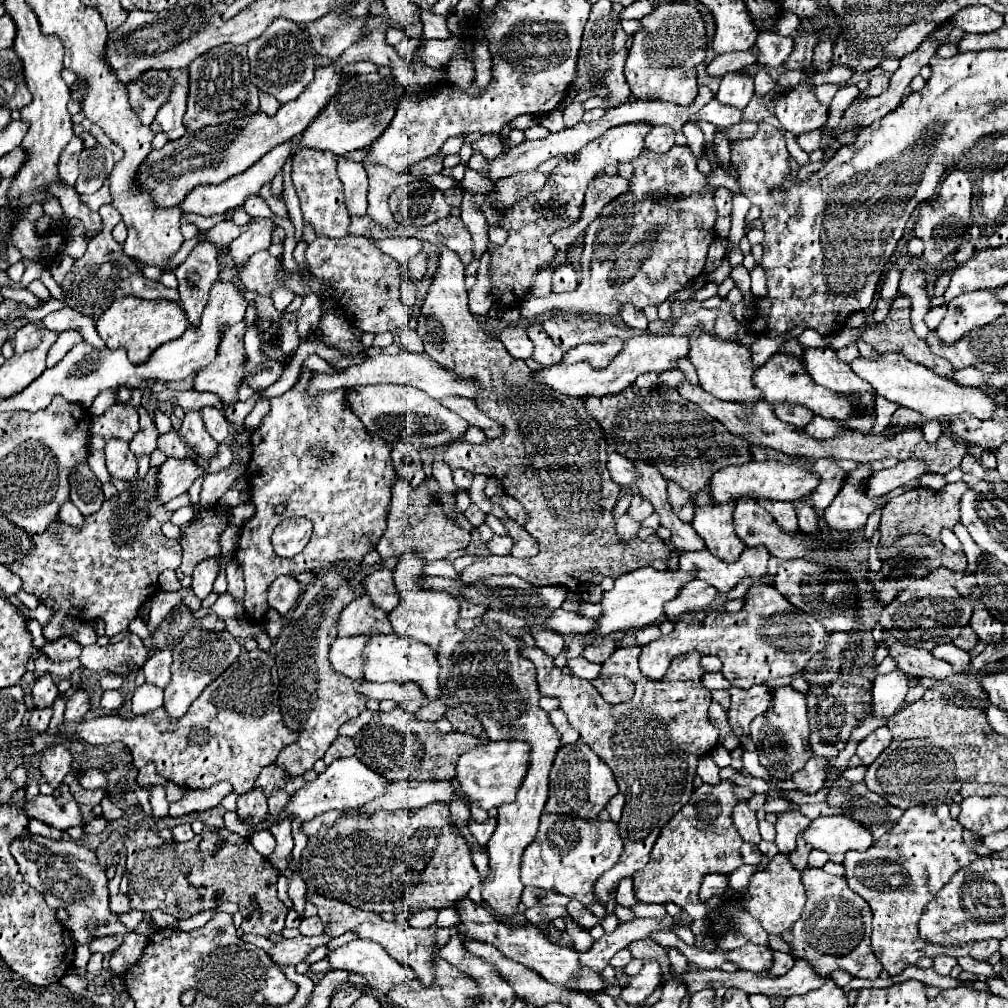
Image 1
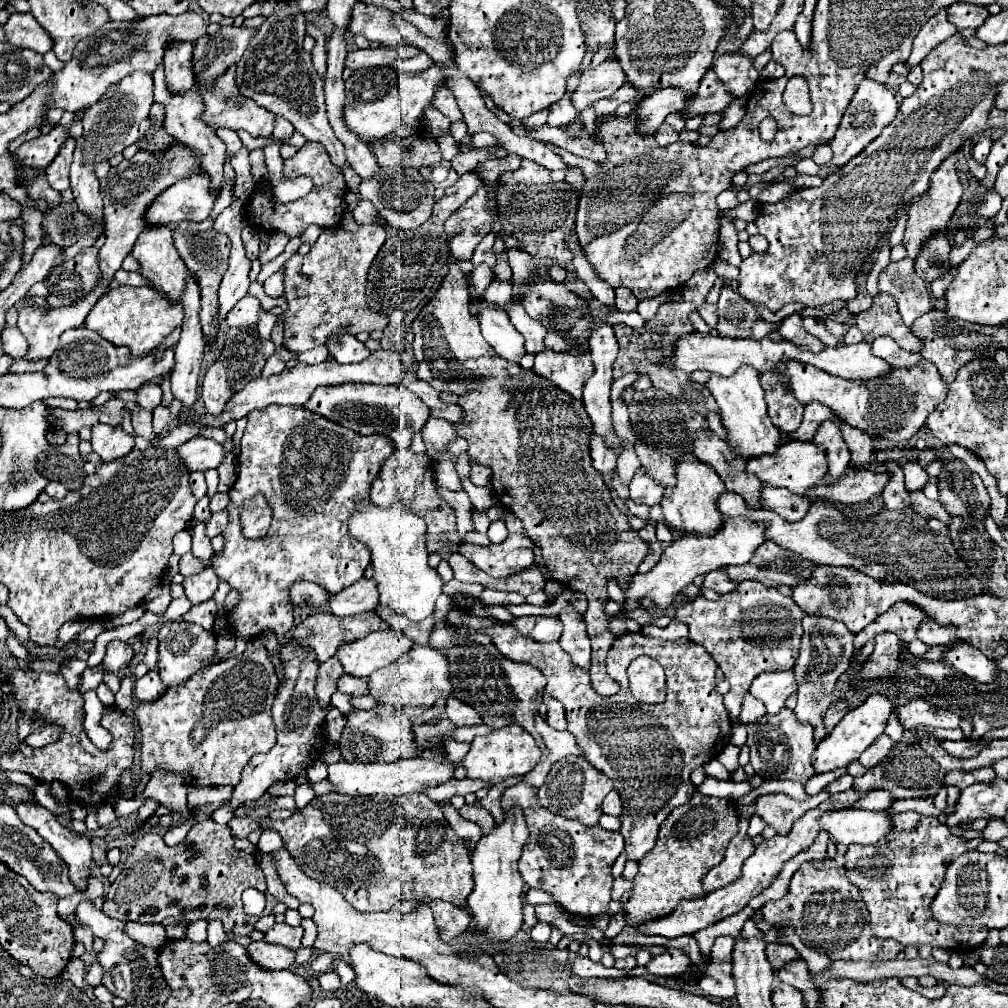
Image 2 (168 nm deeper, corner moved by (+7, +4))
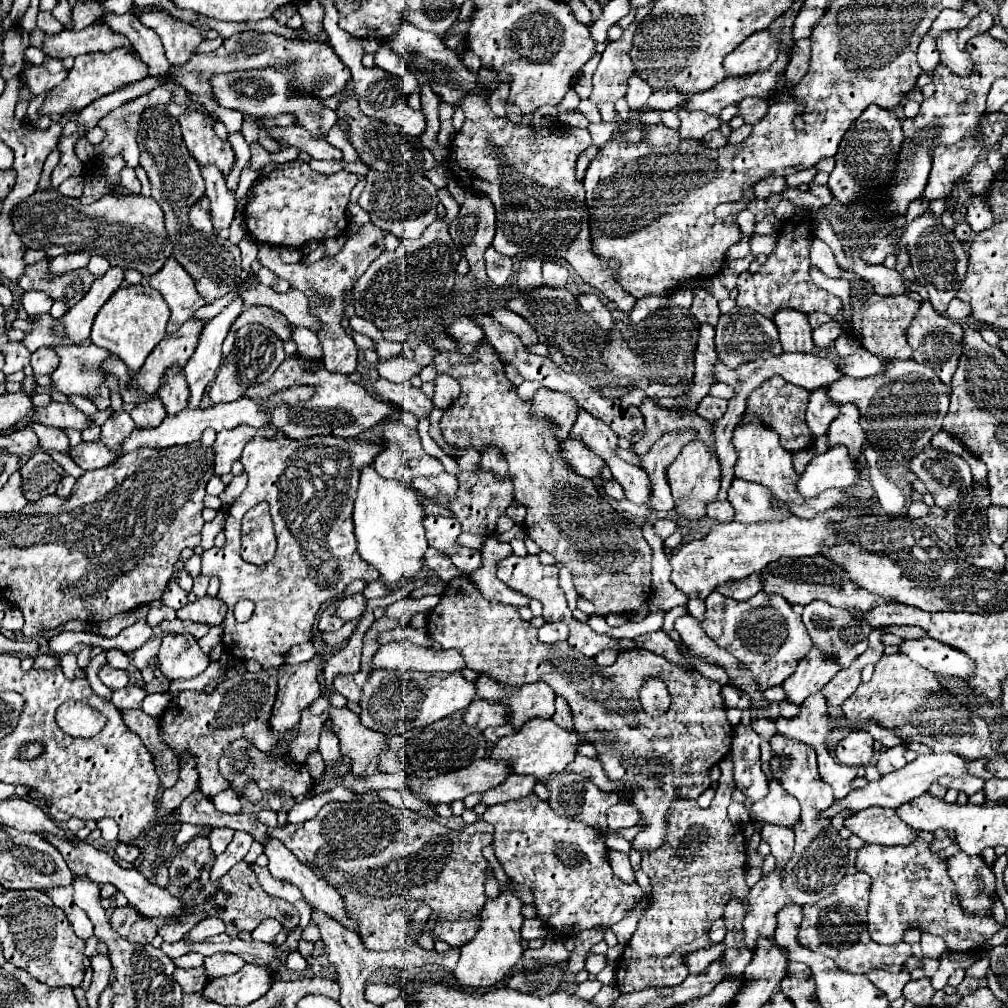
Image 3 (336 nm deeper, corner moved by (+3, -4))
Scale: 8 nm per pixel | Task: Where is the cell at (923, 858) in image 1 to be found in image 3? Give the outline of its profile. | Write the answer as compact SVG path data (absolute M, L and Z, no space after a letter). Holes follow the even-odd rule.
M919 831L913 843L901 847L865 845L857 851L855 867L871 877L871 899L867 909L867 929L873 941L895 945L903 941L907 929L937 935L951 951L971 951L985 945L1003 925L993 917L965 917L957 907L957 891L947 873L947 859L931 849L935 835Z

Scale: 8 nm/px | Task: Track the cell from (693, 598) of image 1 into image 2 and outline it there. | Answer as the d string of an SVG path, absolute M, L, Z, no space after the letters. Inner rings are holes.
M721 569L721 571L713 571L713 573L707 573L705 575L705 581L703 581L703 587L707 589L713 589L717 593L727 593L727 591L733 591L737 587L735 581L729 581L727 573Z

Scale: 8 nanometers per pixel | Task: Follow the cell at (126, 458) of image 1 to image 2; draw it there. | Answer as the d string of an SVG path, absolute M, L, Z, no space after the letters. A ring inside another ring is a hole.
M101 423L101 425L93 425L91 445L93 451L103 461L115 461L117 457L125 457L133 449L133 437L125 433L121 427Z

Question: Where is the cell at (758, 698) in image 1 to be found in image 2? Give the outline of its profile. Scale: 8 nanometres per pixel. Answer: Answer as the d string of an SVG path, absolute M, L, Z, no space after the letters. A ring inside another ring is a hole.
M793 669L775 671L775 673L761 673L749 689L749 693L753 697L757 697L765 703L765 707L771 715L775 715L783 707L787 697L793 695L795 691L797 691L797 681L795 681Z

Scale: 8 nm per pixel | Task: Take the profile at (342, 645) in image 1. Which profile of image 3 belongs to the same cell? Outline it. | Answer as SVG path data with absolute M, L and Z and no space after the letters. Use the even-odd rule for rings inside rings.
M393 641L381 645L373 659L371 669L387 669L387 671L461 671L465 661L457 651L435 651L429 647L419 647L411 641Z

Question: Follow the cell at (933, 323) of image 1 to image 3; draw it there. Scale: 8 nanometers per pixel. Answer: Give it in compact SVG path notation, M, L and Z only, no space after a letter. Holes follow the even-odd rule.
M953 299L951 303L949 303L949 307L947 307L947 313L945 313L947 317L951 317L953 321L959 321L959 323L963 323L965 319L967 319L967 315L969 315L969 305L965 305L963 301L959 301L959 299Z

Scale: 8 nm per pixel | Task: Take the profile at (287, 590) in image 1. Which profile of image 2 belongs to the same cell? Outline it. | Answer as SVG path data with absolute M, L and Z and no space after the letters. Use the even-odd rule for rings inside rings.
M307 581L295 583L291 589L293 589L291 591L291 597L293 597L291 601L295 605L307 603L307 605L313 605L313 607L325 607L329 603L329 597L331 597L331 593L327 589L315 585L315 583L307 583Z

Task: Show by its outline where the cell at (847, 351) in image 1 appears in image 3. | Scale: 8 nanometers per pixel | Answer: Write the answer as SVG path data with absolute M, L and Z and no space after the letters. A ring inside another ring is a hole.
M827 323L827 325L821 325L813 331L813 341L817 347L831 347L835 343L835 339L841 335L841 327L837 323Z

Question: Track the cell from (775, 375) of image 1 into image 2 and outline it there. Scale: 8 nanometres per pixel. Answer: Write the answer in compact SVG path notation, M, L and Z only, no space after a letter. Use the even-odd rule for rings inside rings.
M921 359L913 367L899 367L893 373L885 373L885 377L875 377L873 381L849 381L833 377L821 369L815 369L813 365L797 361L779 365L779 371L789 377L789 387L803 405L819 401L851 427L857 427L871 437L883 437L889 441L911 439L925 425L927 415L947 397L949 391L949 385L937 373L937 367L927 359Z

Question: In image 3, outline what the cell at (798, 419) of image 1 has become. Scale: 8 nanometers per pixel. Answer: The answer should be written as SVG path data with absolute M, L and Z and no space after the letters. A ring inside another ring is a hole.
M773 377L749 395L747 417L749 415L759 415L761 421L765 421L765 425L771 425L779 433L781 445L787 451L797 451L797 449L805 449L805 445L809 445L809 441L813 441L813 437L809 437L807 425L805 425L807 403L809 403L809 391L807 389L797 387L793 383L787 383L781 377Z

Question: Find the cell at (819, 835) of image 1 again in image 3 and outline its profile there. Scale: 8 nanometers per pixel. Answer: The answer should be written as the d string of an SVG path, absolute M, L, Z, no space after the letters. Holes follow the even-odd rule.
M869 807L853 813L845 817L843 825L865 843L877 845L909 845L913 837L917 837L917 831L909 829L909 825L897 819L893 809L881 807Z

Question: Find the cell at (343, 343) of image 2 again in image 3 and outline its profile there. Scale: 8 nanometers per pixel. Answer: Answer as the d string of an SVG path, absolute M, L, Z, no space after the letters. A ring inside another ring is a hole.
M401 355L391 357L391 359L383 359L375 365L379 377L395 381L395 383L403 383L409 381L413 375L417 375L421 371L421 367L415 361L405 361Z

